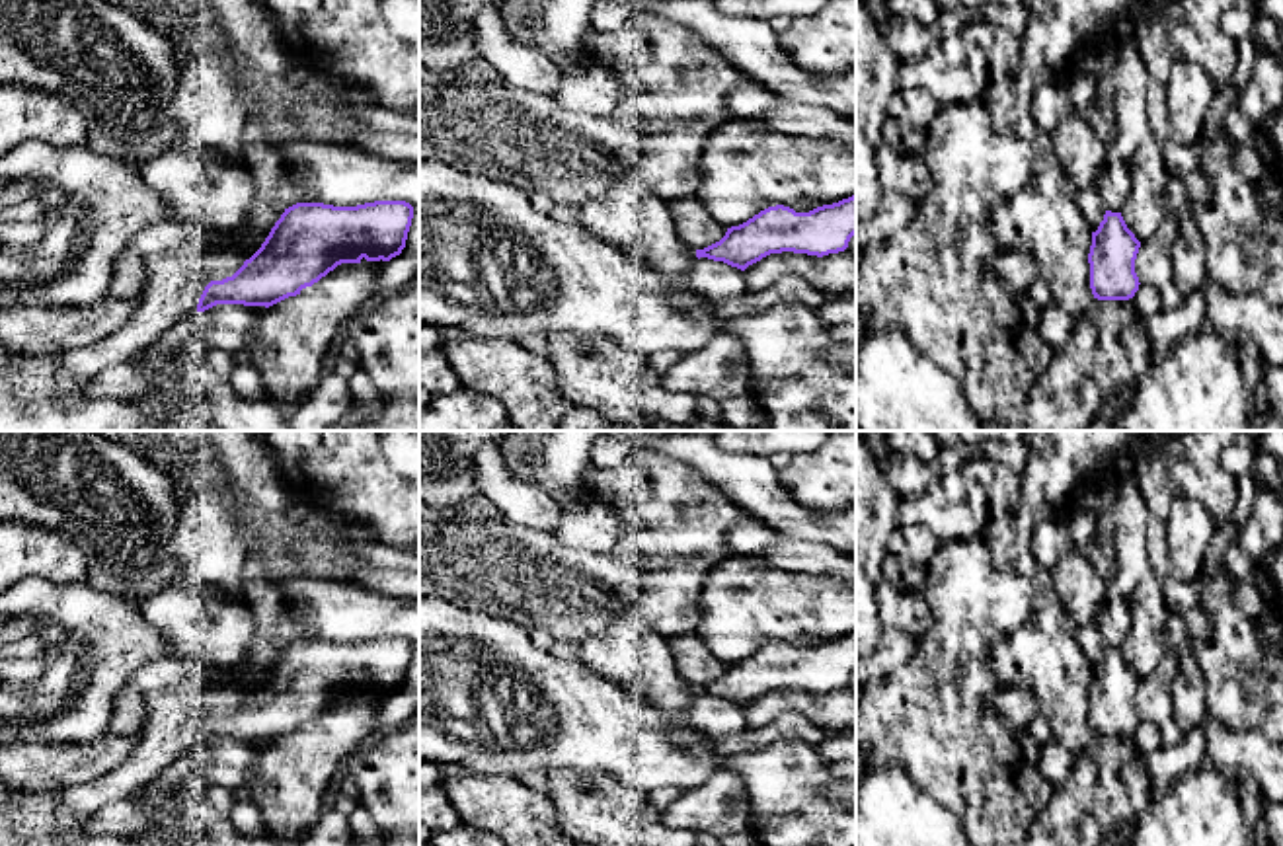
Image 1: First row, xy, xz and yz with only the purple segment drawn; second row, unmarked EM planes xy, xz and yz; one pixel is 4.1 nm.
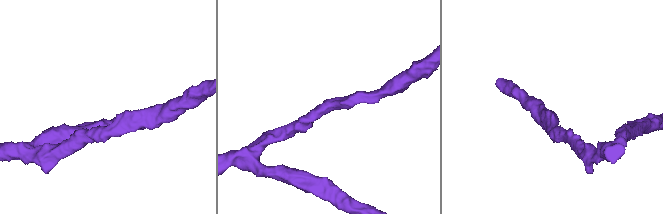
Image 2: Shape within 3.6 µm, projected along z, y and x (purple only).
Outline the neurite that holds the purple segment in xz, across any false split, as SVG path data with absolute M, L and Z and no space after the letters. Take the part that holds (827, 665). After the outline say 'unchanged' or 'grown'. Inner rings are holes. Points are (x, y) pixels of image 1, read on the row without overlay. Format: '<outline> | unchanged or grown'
M856 632L809 649L776 641L727 665L719 678L696 686L696 694L723 698L745 708L770 690L794 688L823 694L844 688L854 671Z | unchanged

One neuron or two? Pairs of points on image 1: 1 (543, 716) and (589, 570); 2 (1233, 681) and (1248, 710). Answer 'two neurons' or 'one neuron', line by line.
1: two neurons
2: one neuron

